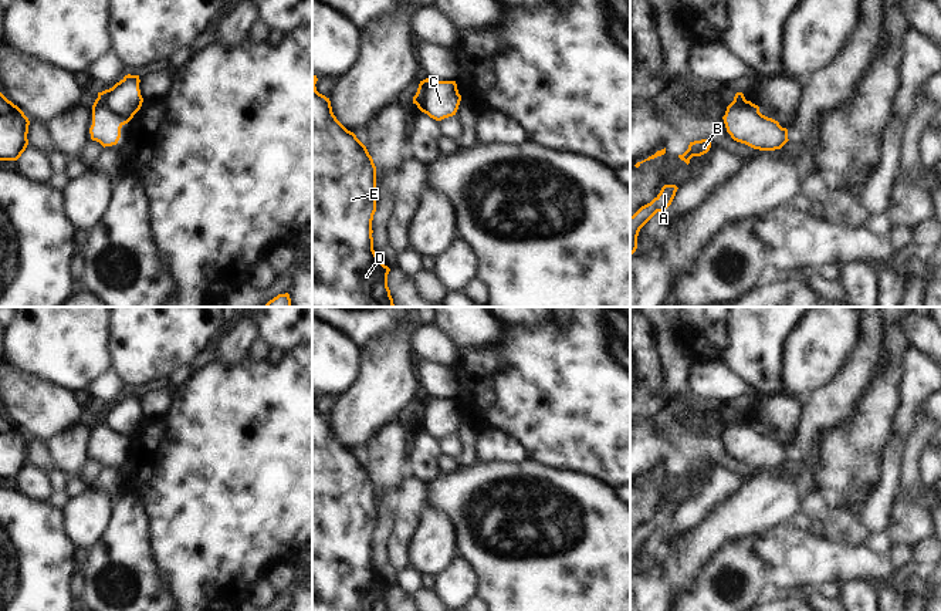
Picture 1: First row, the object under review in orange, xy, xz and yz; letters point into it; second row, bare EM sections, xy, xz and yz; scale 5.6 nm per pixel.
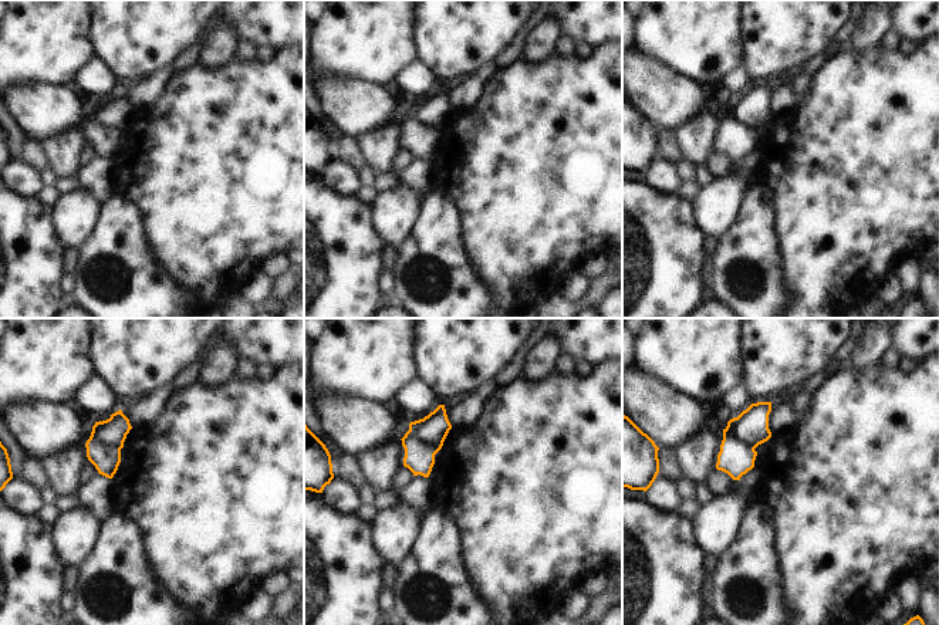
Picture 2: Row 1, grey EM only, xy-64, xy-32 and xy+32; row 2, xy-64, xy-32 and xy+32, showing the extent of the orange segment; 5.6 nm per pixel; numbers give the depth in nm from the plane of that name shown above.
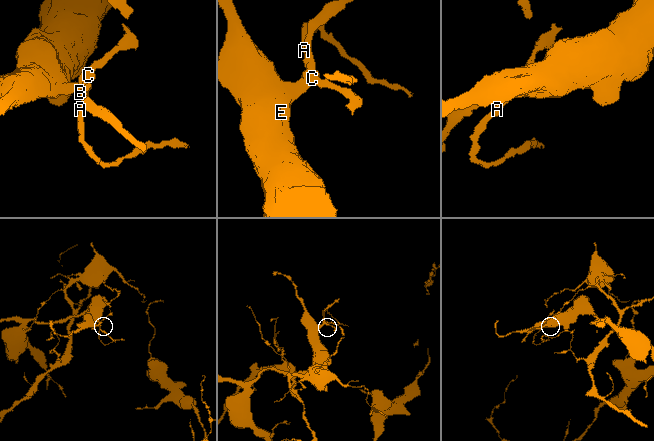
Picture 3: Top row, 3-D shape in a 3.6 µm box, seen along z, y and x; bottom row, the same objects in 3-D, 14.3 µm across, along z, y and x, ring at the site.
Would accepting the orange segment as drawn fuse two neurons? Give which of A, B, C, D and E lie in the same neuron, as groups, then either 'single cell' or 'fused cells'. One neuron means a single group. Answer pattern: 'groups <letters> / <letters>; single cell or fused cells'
groups A B C / D E; fused cells

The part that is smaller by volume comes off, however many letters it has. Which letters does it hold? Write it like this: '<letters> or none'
A, B, C

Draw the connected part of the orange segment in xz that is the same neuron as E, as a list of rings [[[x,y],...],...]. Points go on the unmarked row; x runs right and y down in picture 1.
[[[312,392],[312,611],[390,611],[385,584],[373,568],[376,485],[366,465],[334,433],[331,419],[317,409]]]

